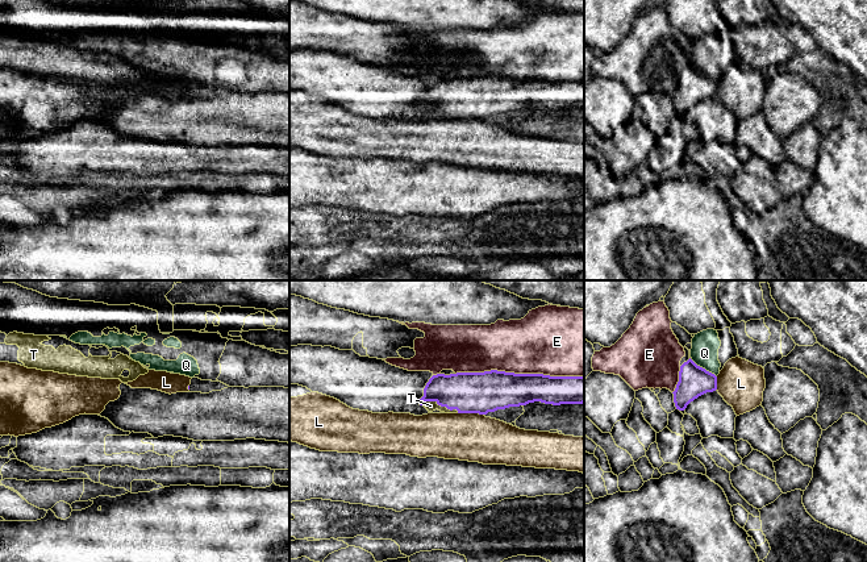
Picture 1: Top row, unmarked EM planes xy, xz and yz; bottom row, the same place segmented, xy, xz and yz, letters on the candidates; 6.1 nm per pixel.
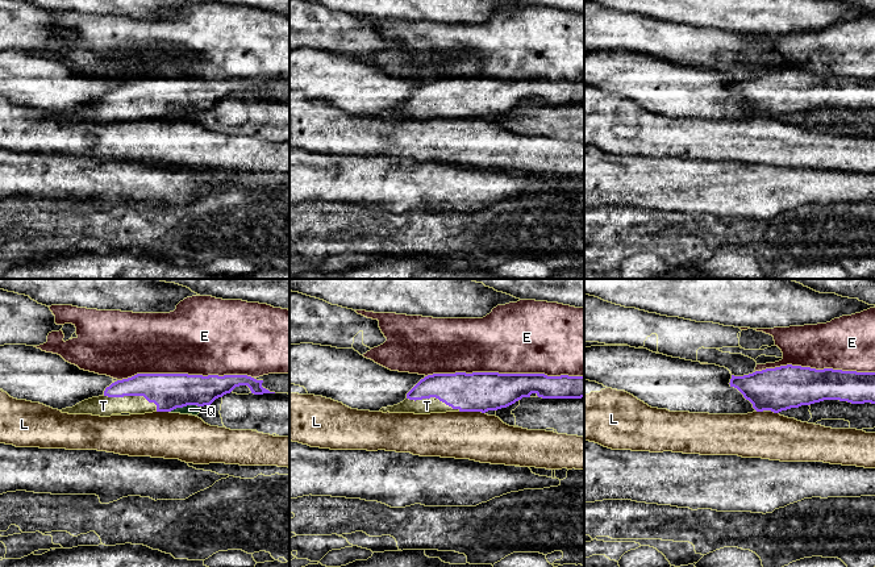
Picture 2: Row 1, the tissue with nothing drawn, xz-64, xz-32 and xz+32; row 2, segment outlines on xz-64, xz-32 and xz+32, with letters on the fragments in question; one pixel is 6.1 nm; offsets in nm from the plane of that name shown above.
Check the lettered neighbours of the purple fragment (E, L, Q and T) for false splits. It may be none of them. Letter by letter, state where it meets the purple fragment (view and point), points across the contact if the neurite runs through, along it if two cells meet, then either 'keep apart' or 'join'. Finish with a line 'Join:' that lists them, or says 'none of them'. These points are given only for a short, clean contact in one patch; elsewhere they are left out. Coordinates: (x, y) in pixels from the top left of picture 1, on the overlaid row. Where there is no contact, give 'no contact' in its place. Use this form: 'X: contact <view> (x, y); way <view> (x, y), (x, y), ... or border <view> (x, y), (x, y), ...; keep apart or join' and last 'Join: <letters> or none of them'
E: contact xz (520, 374); keep apart
L: contact xz (471, 412); keep apart
Q: contact yz (704, 369); border yz (691, 359), (716, 377); keep apart
T: contact xz (440, 404); way xz (469, 392), (450, 394), (440, 404), (430, 406); join
Join: T

